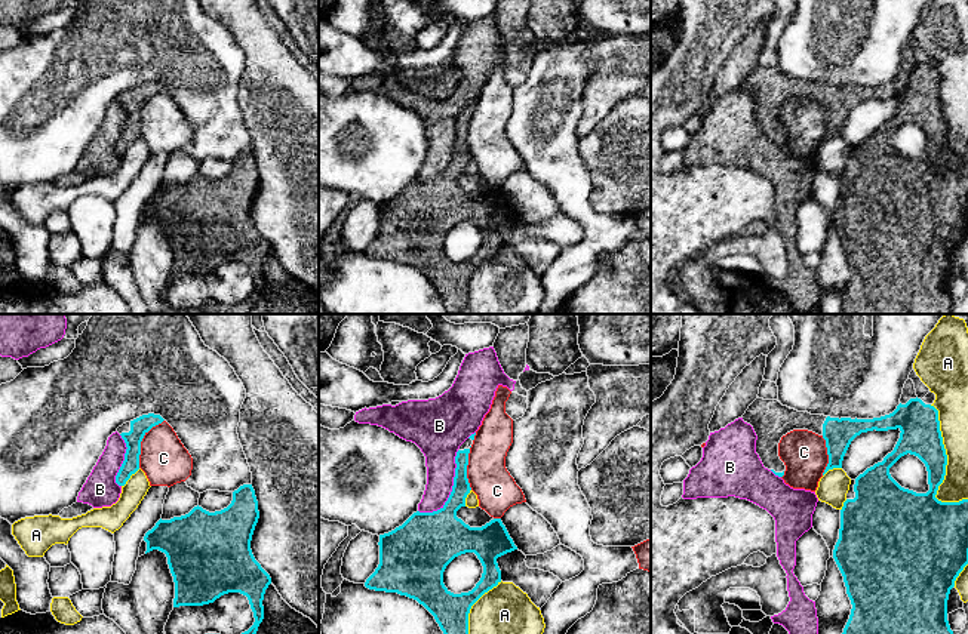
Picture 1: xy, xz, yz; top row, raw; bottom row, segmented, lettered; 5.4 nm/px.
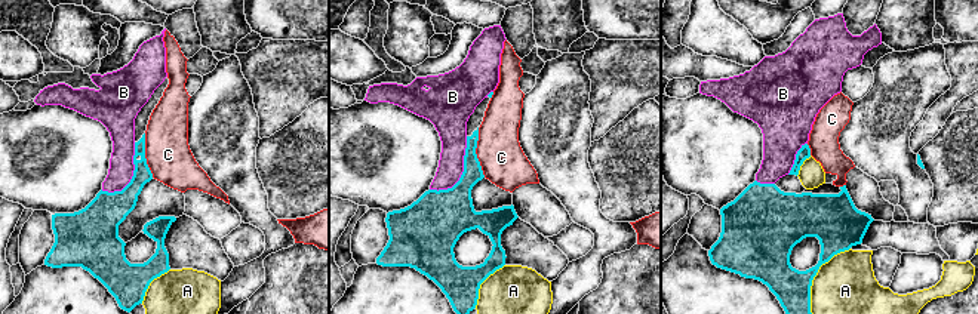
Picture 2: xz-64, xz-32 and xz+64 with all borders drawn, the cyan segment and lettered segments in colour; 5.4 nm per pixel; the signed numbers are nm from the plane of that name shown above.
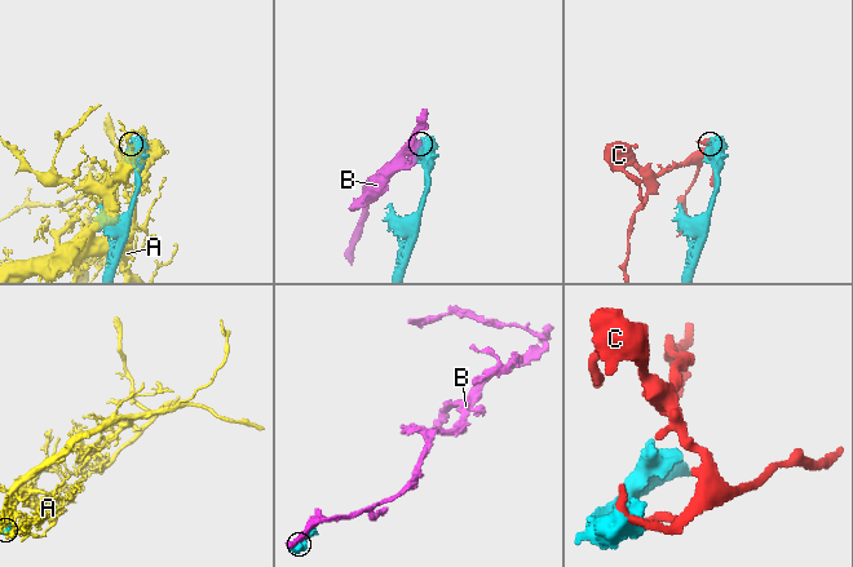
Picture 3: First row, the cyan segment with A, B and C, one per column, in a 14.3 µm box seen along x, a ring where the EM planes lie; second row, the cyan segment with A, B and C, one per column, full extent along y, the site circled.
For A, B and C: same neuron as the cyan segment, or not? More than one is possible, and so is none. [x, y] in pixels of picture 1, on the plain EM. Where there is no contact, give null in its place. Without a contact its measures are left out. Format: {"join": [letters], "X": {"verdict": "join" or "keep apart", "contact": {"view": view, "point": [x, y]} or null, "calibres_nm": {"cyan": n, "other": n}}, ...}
{"join": [], "A": {"verdict": "keep apart", "contact": {"view": "yz", "point": [946, 132]}, "calibres_nm": {"cyan": 220, "other": 160}}, "B": {"verdict": "keep apart", "contact": {"view": "xz", "point": [452, 157]}, "calibres_nm": {"cyan": 260, "other": 190}}, "C": {"verdict": "keep apart", "contact": {"view": "xy", "point": [141, 108]}, "calibres_nm": {"cyan": 100, "other": 260}}}

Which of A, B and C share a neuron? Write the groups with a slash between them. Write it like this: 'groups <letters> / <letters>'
groups A / B / C

